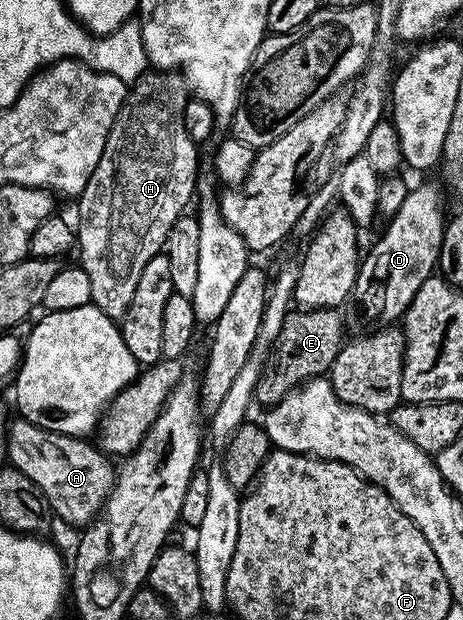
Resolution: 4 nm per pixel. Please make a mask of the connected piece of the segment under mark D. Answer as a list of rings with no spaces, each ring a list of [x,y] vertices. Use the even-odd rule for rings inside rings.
[[[415,185],[406,194],[402,206],[385,223],[388,225],[380,241],[369,252],[367,249],[360,262],[352,296],[366,319],[392,326],[403,317],[410,302],[414,302],[414,294],[418,294],[418,286],[437,271],[445,223],[444,200],[434,185]]]

